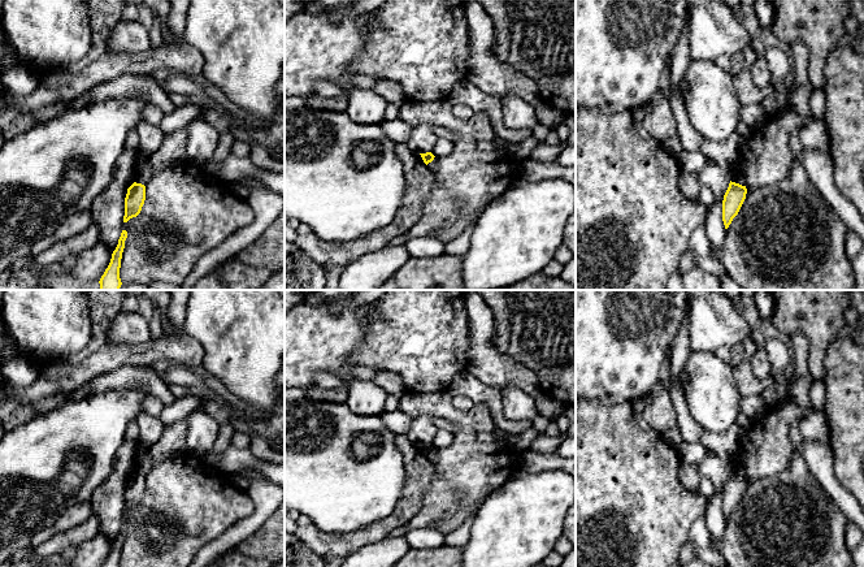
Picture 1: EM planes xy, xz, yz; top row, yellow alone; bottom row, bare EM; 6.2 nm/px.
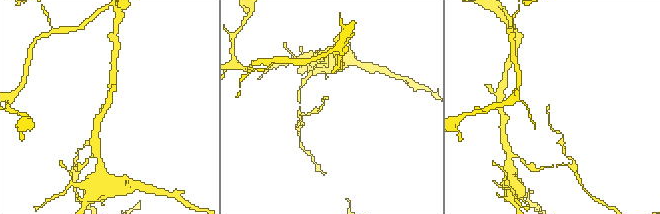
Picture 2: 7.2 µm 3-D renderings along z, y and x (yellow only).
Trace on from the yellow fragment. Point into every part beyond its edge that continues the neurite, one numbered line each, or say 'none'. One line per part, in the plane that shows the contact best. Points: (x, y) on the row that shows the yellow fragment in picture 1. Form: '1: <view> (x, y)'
none

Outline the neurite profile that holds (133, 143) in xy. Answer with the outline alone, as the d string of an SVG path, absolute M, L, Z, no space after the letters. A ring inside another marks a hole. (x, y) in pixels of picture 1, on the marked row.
M131 130L127 134L125 147L134 151L138 165L147 163L148 156L146 155L143 147L139 143L139 135L138 135L136 130Z

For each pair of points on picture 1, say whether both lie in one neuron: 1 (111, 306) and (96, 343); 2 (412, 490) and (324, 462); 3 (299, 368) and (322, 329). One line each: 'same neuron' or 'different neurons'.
1: same neuron
2: different neurons
3: same neuron

